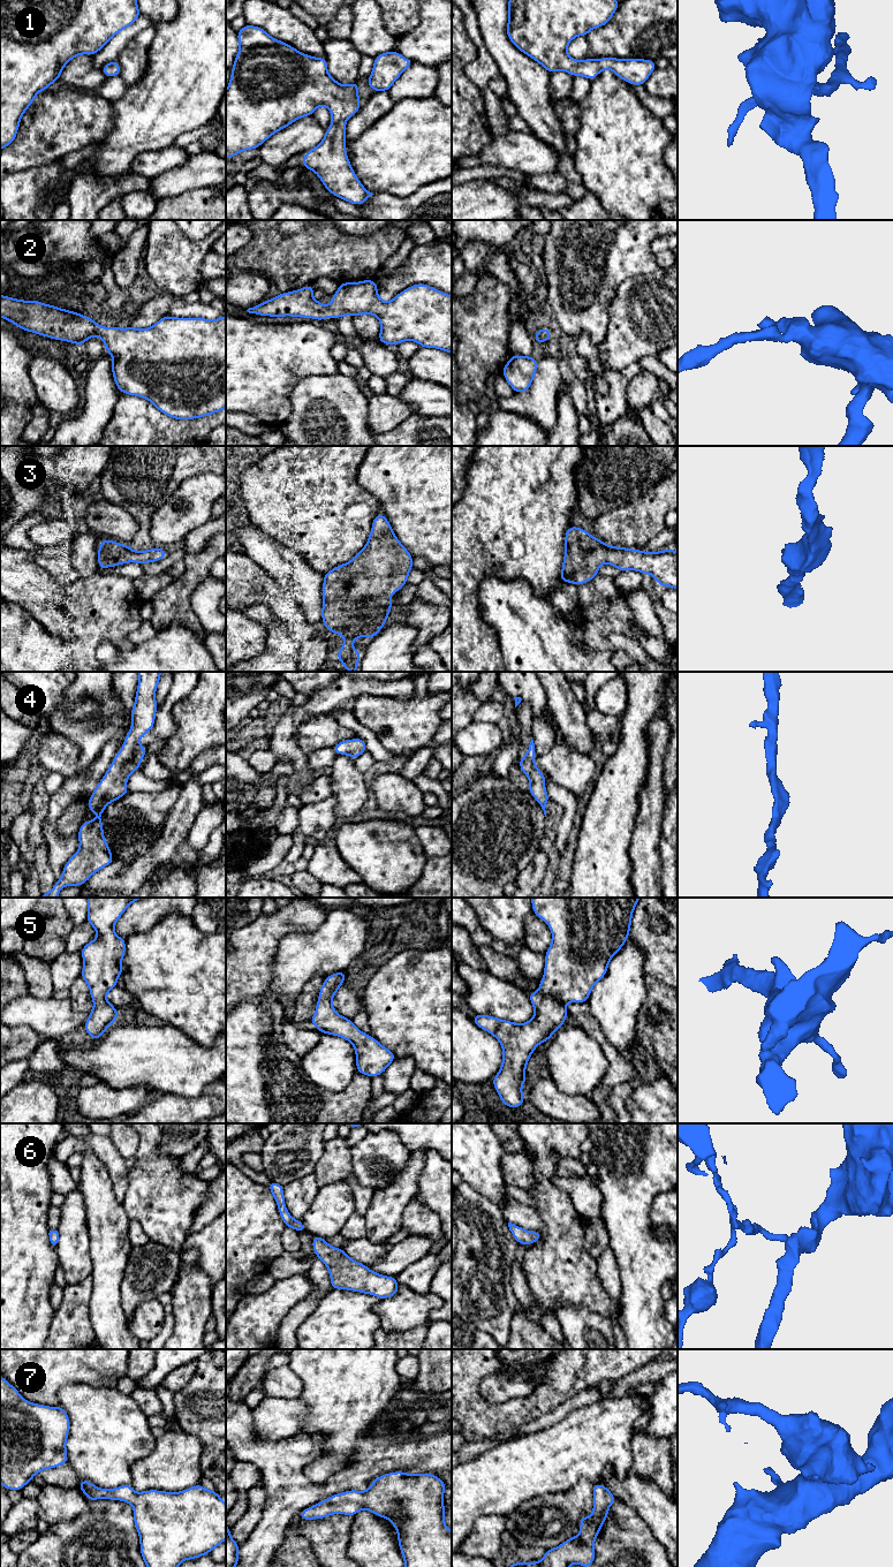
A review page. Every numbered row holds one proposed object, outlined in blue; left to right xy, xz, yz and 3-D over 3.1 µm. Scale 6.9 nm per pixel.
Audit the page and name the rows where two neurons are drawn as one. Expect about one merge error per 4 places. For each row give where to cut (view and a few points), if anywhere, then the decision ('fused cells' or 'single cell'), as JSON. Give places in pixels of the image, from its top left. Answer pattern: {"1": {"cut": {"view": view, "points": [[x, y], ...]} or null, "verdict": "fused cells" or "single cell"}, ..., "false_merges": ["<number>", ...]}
{"1": {"cut": null, "verdict": "single cell"}, "2": {"cut": null, "verdict": "single cell"}, "3": {"cut": null, "verdict": "single cell"}, "4": {"cut": null, "verdict": "single cell"}, "5": {"cut": null, "verdict": "single cell"}, "6": {"cut": {"view": "xz", "points": [[281, 1198], [278, 1201], [279, 1210]]}, "verdict": "fused cells"}, "7": {"cut": null, "verdict": "single cell"}, "false_merges": ["6"]}

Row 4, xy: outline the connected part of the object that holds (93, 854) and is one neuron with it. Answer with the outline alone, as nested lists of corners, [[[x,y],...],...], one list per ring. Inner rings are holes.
[[[137,672],[137,674],[138,687],[130,711],[131,727],[124,737],[122,749],[118,751],[88,801],[89,811],[97,812],[98,817],[81,825],[77,835],[78,850],[68,860],[61,878],[54,883],[53,888],[40,898],[58,898],[62,887],[82,886],[92,875],[114,860],[104,839],[103,812],[109,803],[129,793],[127,780],[131,773],[138,771],[147,748],[141,747],[139,740],[153,728],[158,707],[156,691],[161,672]]]

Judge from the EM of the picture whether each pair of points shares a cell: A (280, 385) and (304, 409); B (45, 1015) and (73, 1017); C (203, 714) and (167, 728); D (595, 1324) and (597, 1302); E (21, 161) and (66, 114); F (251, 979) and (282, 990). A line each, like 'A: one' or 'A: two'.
A: two
B: one
C: two
D: two
E: one
F: two

